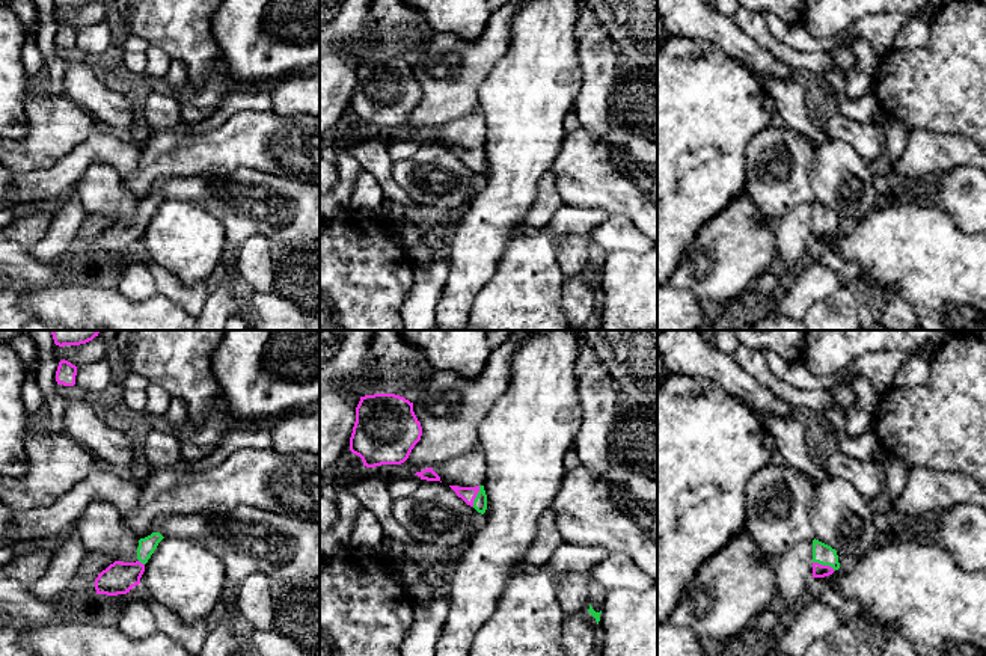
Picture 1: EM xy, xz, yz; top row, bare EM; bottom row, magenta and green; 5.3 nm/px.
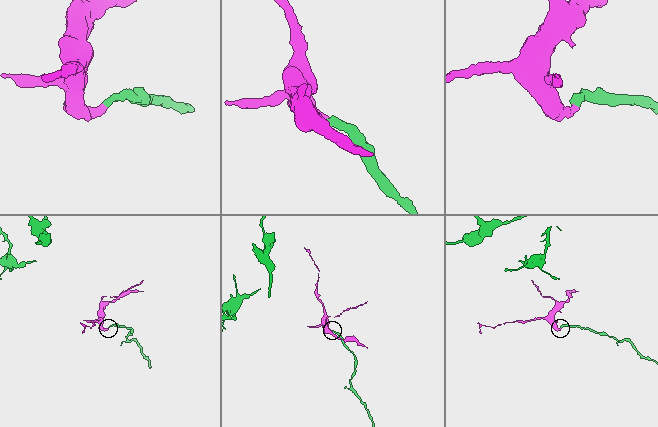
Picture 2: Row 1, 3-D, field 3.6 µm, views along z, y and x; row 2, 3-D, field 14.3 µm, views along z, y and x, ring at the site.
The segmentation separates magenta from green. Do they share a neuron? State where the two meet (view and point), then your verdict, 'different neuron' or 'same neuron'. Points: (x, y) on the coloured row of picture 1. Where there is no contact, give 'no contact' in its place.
yz (823, 566) | same neuron

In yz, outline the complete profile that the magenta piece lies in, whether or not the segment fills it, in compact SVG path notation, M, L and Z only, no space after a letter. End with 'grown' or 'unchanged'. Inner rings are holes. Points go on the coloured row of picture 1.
M813 540L813 578L825 578L840 569L837 550Z; grown

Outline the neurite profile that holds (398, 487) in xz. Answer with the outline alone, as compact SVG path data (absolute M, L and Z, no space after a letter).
M412 475L407 478L393 478L387 481L389 493L393 499L401 499L412 495L421 484L421 477Z

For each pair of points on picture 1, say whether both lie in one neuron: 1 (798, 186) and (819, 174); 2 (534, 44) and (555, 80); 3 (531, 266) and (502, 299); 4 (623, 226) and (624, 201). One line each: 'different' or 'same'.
1: different
2: same
3: same
4: different

